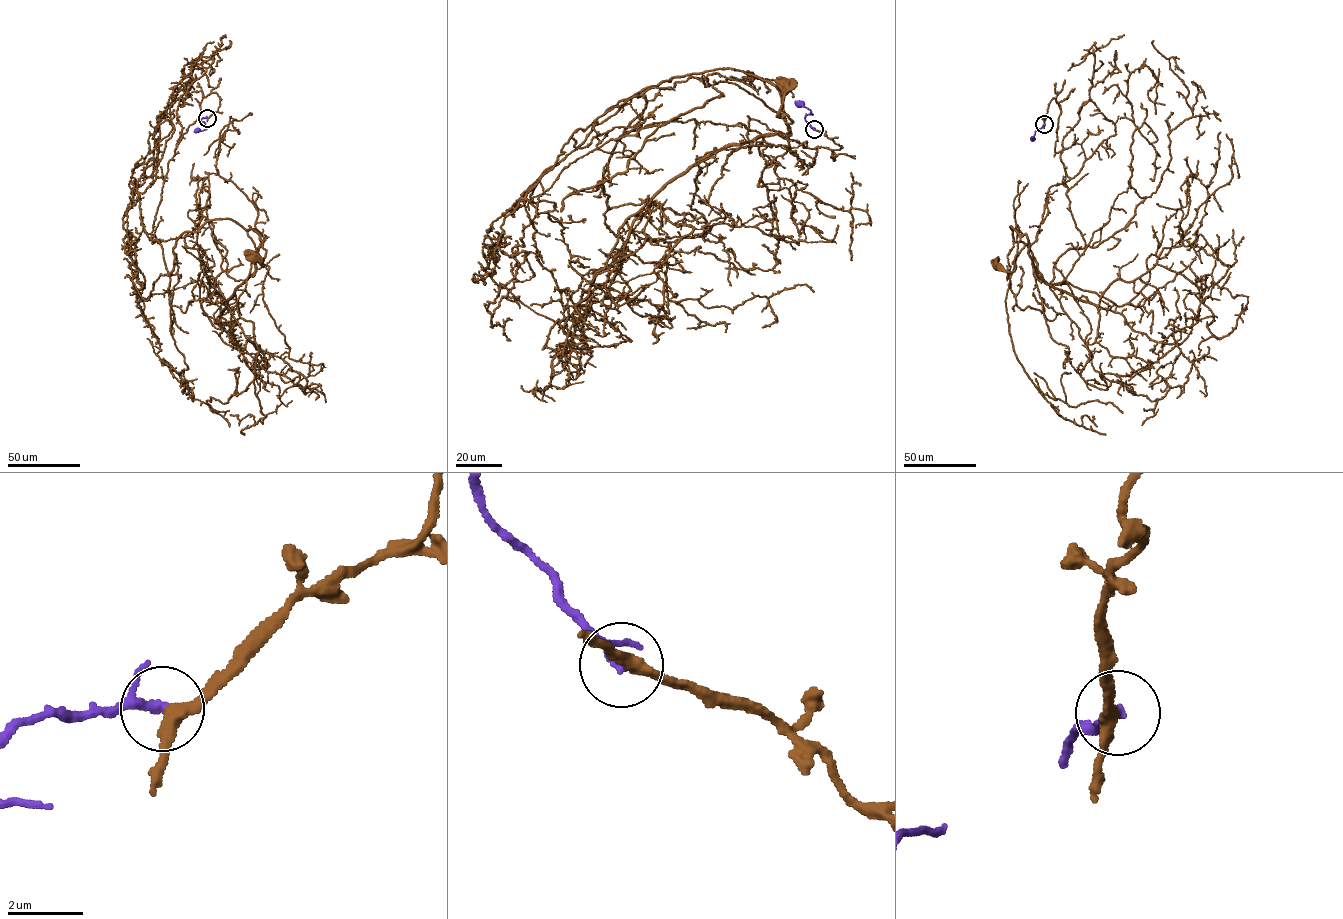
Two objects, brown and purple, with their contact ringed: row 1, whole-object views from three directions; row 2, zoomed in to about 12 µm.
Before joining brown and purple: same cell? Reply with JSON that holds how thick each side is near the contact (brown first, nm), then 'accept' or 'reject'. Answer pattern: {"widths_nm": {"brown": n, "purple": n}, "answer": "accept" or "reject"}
{"widths_nm": {"brown": 300, "purple": 190}, "answer": "reject"}

